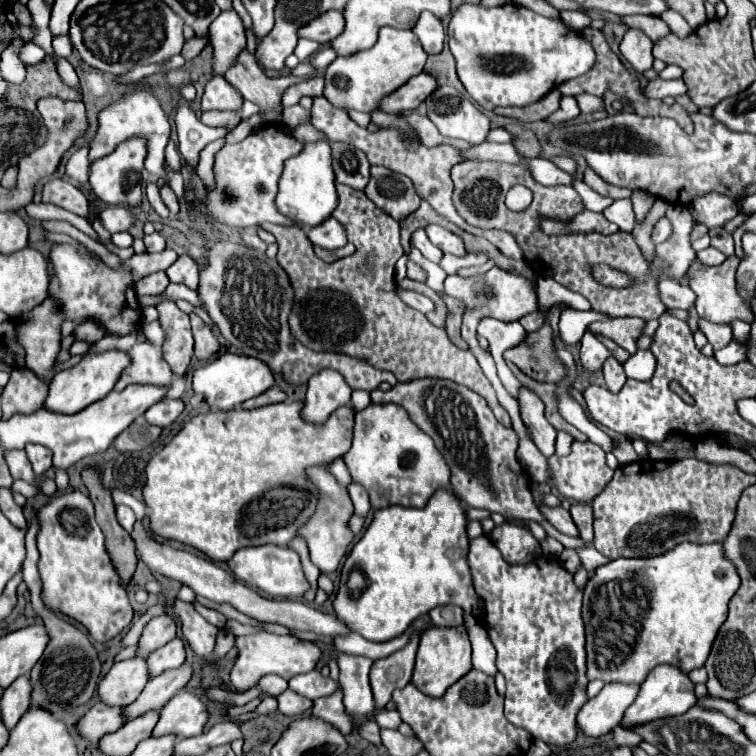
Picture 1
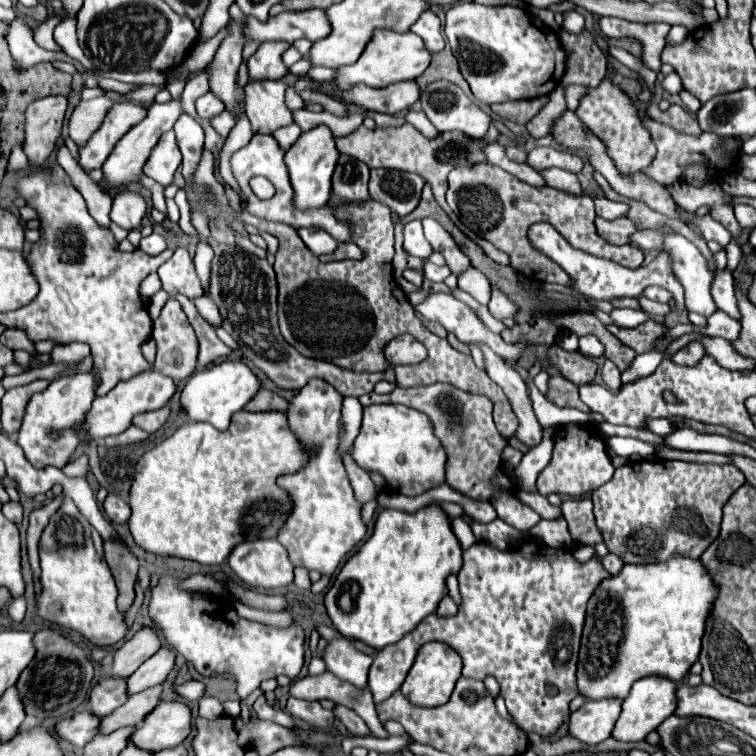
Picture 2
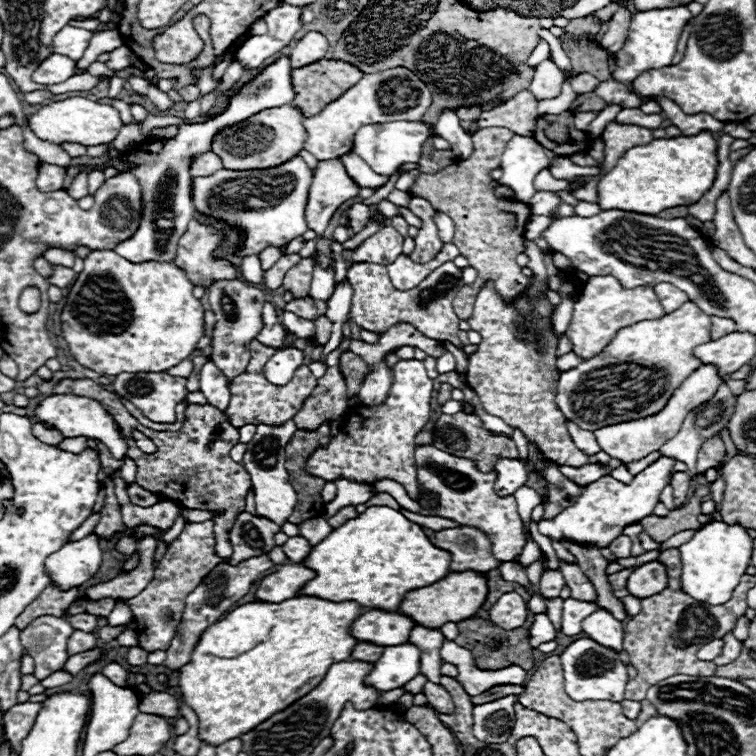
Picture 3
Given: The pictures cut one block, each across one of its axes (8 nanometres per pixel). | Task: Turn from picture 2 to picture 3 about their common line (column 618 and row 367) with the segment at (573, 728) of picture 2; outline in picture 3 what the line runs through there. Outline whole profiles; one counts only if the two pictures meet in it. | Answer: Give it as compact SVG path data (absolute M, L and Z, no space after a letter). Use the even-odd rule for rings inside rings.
M700 366L696 372L692 372L692 376L688 376L688 380L684 380L684 384L680 388L676 388L676 392L672 394L672 400L668 400L668 404L652 414L646 416L642 420L632 420L632 422L622 422L622 424L612 424L612 426L604 426L600 430L594 430L596 442L600 444L600 448L610 456L610 458L618 458L622 462L632 462L632 460L640 460L644 456L648 456L650 452L656 452L664 440L670 440L672 436L676 436L676 432L680 430L684 416L704 404L704 400L710 400L712 394L716 392L716 388L722 384L724 380L720 380L718 370L714 366Z

